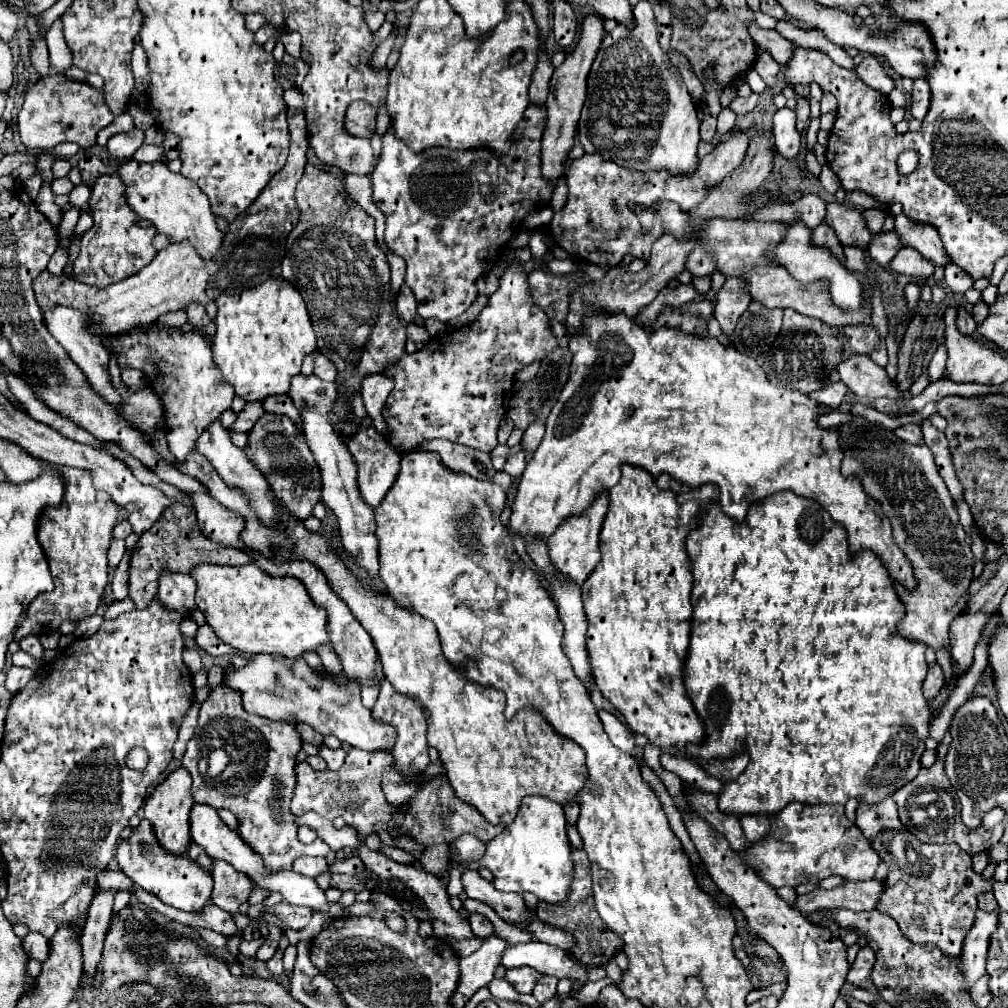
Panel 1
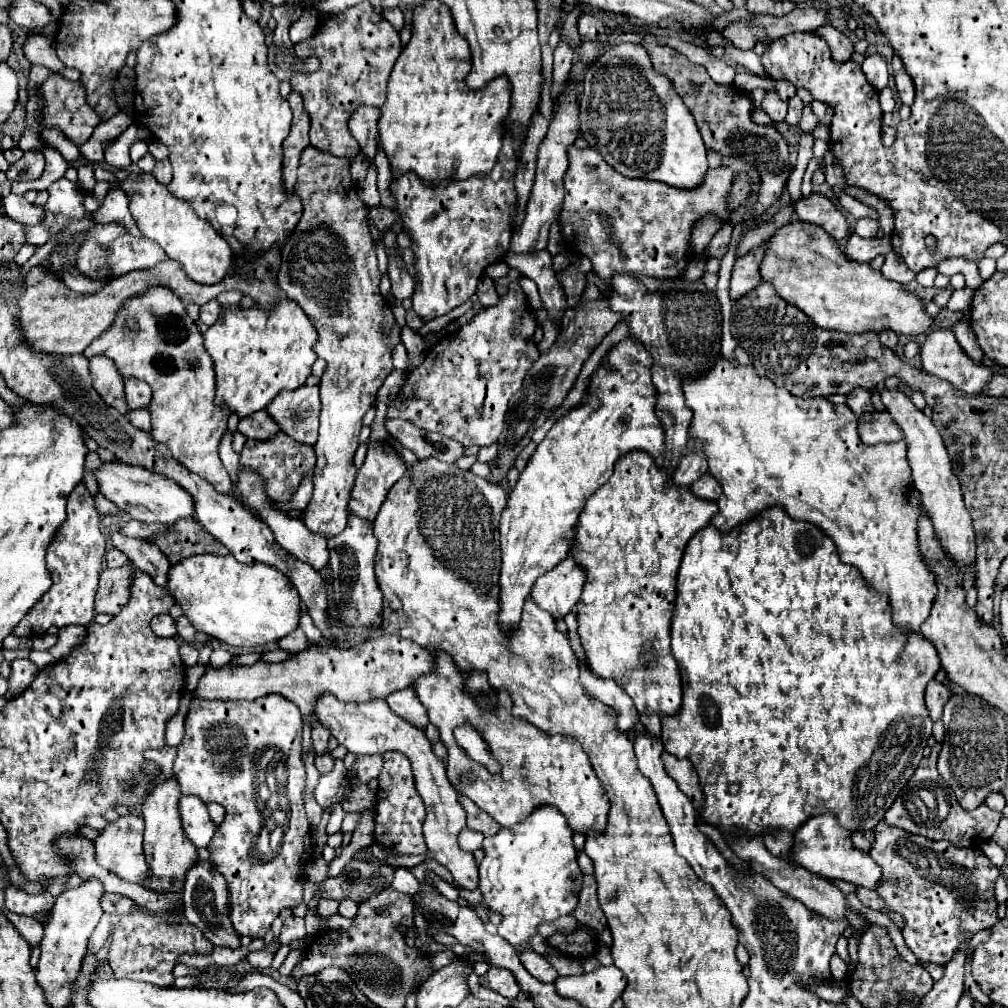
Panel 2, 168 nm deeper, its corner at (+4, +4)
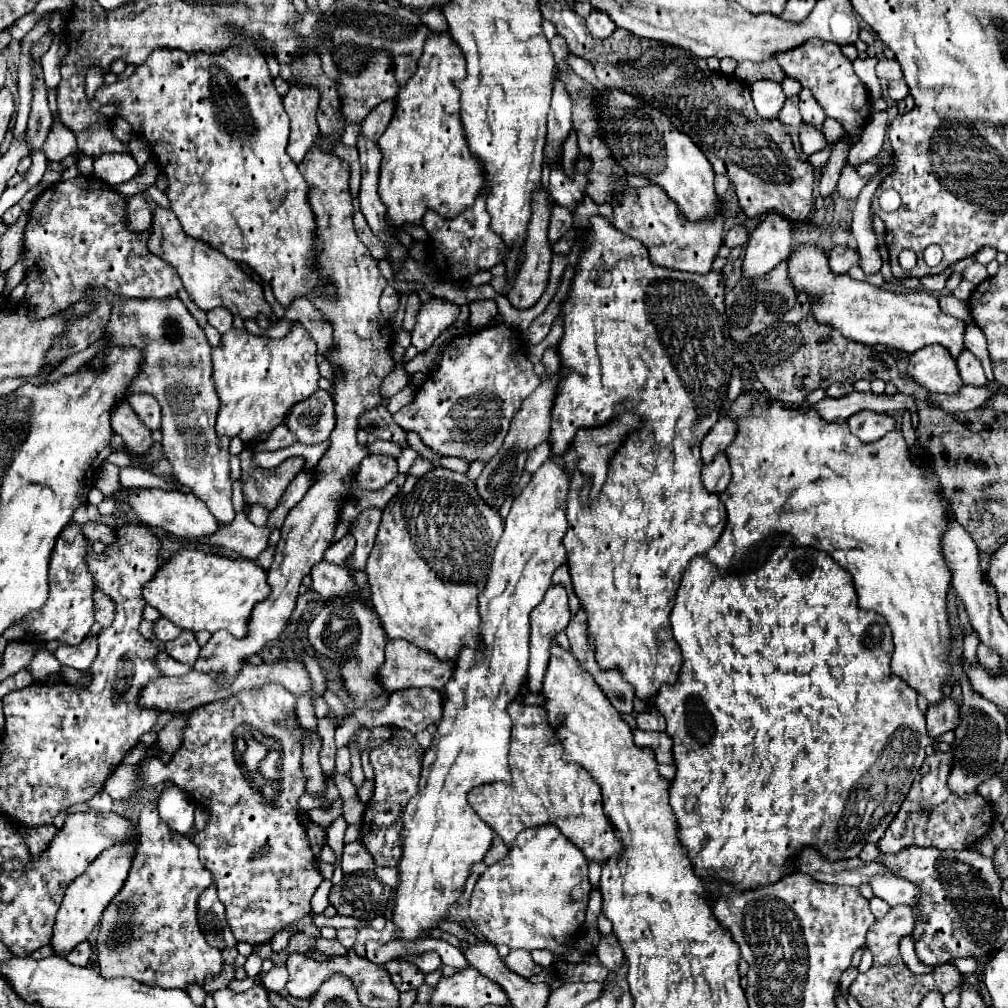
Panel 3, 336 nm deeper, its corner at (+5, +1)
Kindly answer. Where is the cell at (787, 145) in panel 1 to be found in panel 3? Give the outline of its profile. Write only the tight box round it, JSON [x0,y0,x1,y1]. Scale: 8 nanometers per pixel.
[749,79,785,119]

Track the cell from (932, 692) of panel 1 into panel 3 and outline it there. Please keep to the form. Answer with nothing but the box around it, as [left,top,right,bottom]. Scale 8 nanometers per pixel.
[925,697,961,739]

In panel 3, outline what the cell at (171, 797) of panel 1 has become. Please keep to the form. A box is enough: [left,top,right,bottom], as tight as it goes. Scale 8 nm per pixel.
[95,803,223,991]

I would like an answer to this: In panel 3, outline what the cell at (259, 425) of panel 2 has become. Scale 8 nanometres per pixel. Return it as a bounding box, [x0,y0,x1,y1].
[255,425,297,451]

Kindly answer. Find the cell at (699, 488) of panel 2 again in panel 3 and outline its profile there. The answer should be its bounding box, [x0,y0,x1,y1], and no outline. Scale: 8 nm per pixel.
[703,453,731,493]

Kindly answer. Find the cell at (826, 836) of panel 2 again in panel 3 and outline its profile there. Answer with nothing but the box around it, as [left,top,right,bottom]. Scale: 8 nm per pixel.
[871,875,917,907]

